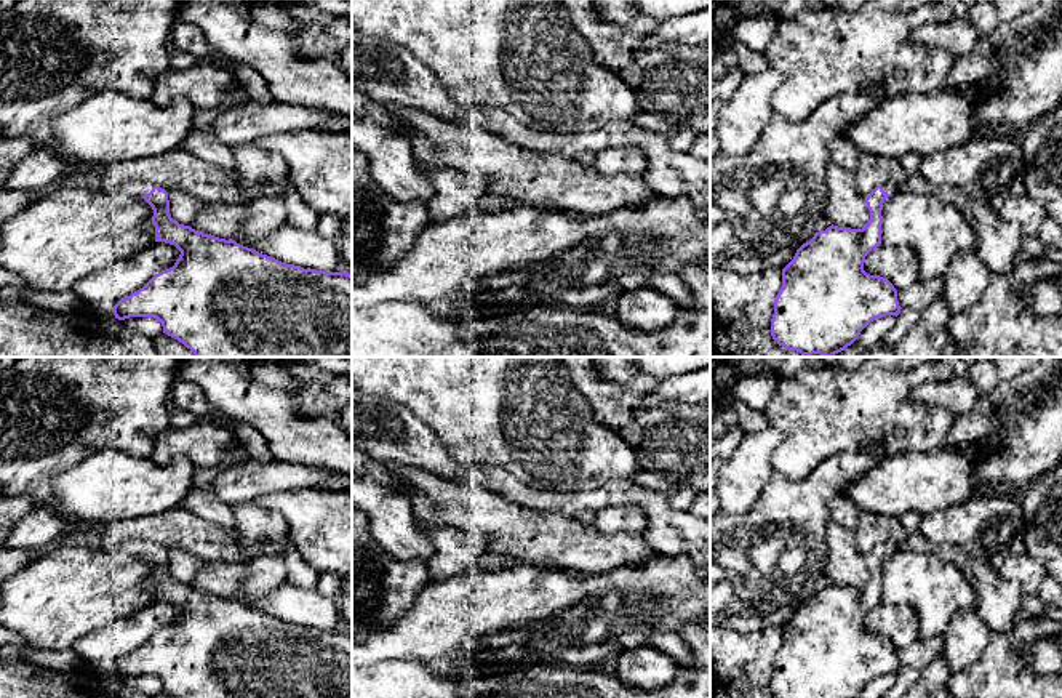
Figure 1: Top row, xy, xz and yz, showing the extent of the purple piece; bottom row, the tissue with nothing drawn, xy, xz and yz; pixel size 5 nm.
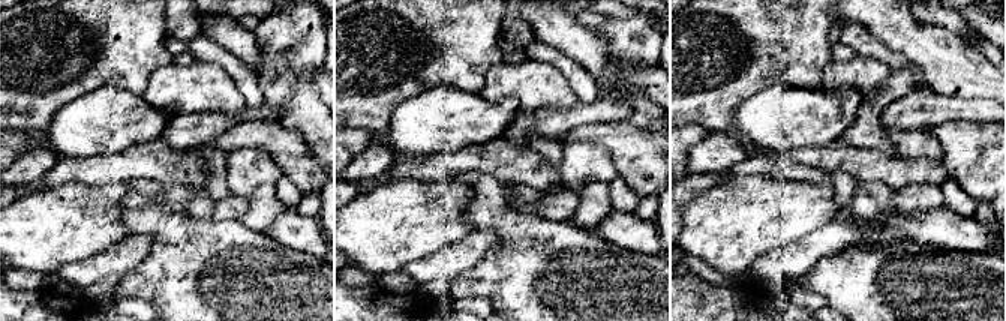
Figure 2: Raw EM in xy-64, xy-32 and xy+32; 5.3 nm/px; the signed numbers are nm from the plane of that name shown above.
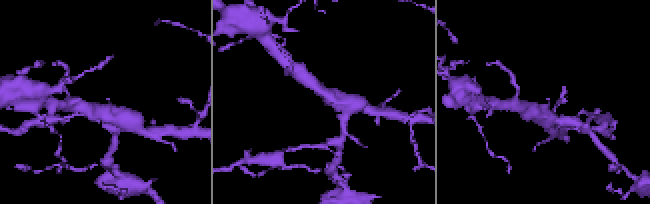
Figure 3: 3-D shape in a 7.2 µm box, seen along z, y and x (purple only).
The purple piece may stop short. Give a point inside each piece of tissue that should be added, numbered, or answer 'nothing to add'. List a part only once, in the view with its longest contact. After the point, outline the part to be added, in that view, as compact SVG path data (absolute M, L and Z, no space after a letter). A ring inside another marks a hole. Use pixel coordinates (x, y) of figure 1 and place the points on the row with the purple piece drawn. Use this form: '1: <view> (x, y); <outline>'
1: xy (130, 188); M125 181L122 183L117 191L131 195L131 197L139 197L142 199L144 194L149 194L152 191L152 184L144 183L144 181Z

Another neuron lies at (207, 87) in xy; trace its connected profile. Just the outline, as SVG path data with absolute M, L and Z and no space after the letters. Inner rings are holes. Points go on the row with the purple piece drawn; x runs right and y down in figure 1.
M203 61L182 70L170 67L157 77L152 102L170 106L174 101L189 101L195 114L234 110L246 104L238 96L234 74Z

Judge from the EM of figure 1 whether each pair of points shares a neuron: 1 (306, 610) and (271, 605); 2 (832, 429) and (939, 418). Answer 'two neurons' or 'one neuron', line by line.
1: one neuron
2: one neuron

